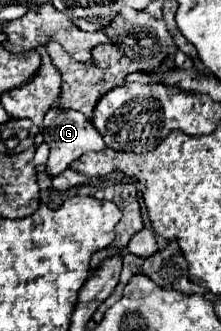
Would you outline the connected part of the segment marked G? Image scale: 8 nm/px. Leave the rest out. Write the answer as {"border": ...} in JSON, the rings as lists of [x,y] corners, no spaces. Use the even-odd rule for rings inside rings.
{"border":[[[51,107],[45,113],[43,125],[41,125],[41,135],[43,135],[43,141],[51,147],[49,161],[47,161],[49,175],[59,175],[61,171],[65,171],[69,167],[71,161],[75,161],[83,153],[101,151],[105,147],[105,141],[103,141],[101,133],[95,129],[95,125],[81,111],[73,111],[73,109],[65,111],[59,107]]]}

